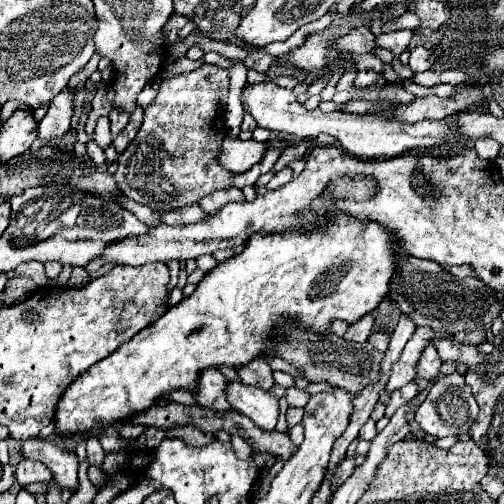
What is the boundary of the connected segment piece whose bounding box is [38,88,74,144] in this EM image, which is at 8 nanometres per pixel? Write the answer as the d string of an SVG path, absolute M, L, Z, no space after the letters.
M66 88L60 92L48 110L48 114L38 122L38 138L42 144L50 144L54 138L64 136L70 130L72 118L72 92Z

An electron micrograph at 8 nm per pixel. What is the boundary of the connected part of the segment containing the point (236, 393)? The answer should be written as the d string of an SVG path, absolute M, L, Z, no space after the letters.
M230 382L228 384L228 400L232 400L232 406L248 416L258 428L264 430L274 430L278 422L278 398L272 394L252 388L248 384L240 382Z

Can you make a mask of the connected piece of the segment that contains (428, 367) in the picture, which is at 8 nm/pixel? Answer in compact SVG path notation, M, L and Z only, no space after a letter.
M430 344L426 350L424 350L424 356L420 356L420 364L418 364L418 378L426 378L426 380L432 380L438 372L440 372L440 366L442 366L442 360L436 352L436 346Z

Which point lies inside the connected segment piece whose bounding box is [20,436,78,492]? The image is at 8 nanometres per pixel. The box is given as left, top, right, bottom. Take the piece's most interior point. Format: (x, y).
(56, 453)

